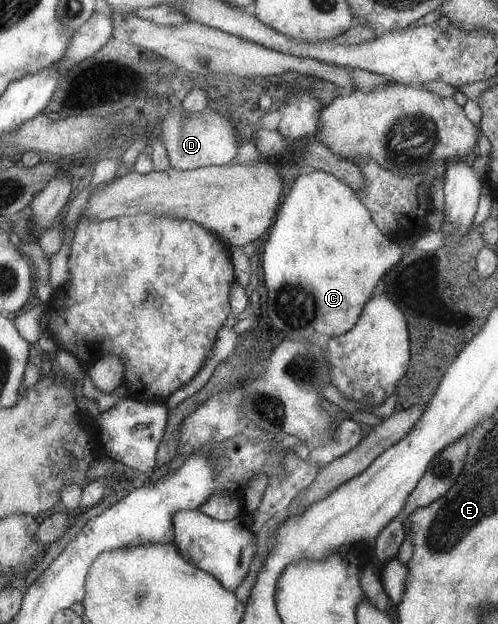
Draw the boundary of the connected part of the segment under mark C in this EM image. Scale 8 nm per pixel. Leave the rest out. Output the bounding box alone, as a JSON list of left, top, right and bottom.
[262,169,404,340]

